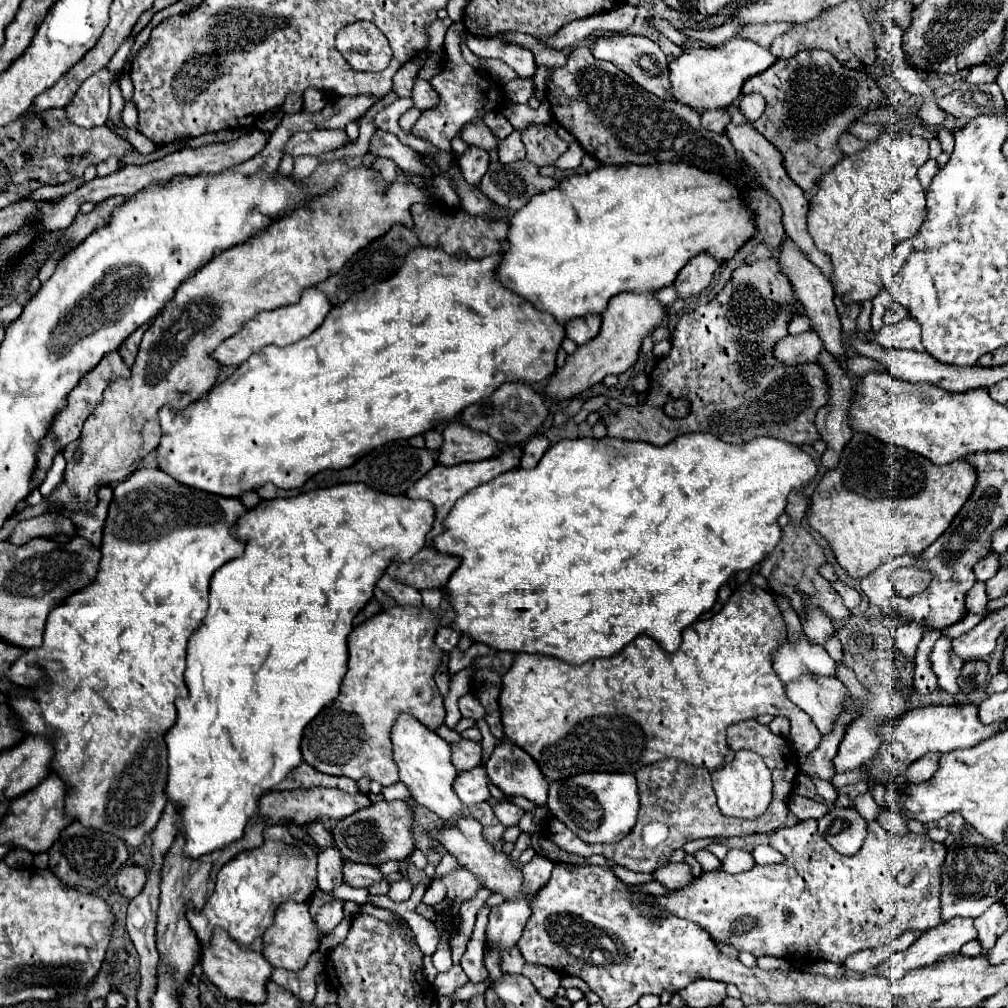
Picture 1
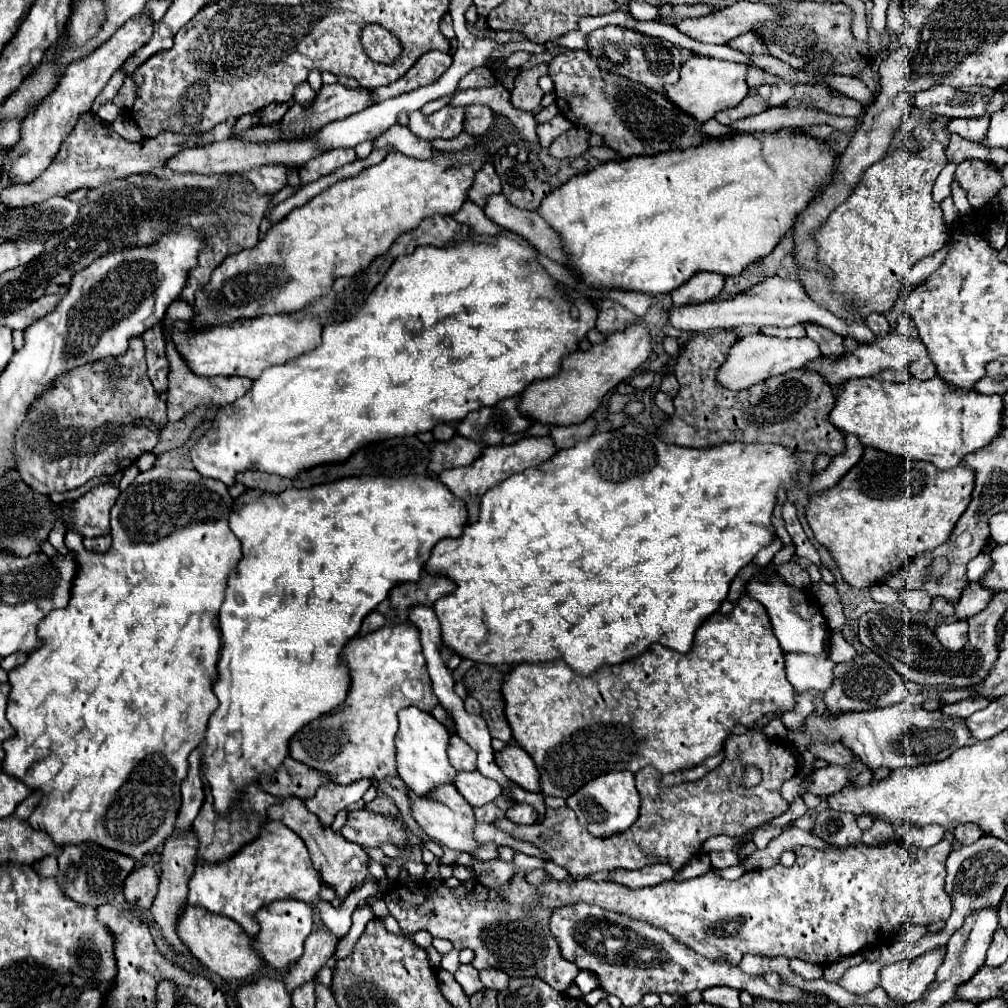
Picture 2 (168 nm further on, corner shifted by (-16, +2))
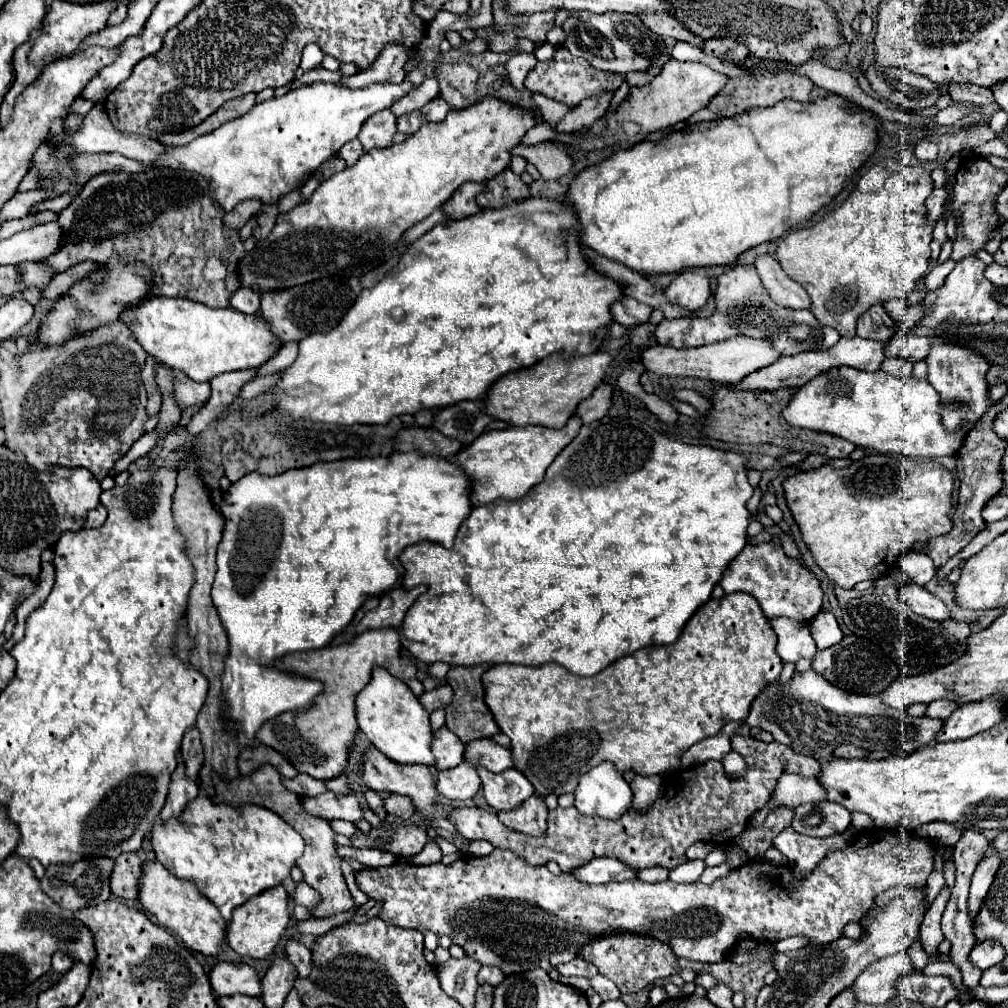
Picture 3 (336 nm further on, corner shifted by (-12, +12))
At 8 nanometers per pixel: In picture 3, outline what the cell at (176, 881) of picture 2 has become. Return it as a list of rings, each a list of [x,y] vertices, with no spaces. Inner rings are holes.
[[[178,752],[178,768],[172,772],[172,780],[170,780],[170,792],[168,792],[168,800],[160,812],[162,822],[180,816],[182,810],[186,808],[188,802],[192,802],[198,796],[198,782],[196,780],[188,780],[186,768],[184,768],[184,760]]]

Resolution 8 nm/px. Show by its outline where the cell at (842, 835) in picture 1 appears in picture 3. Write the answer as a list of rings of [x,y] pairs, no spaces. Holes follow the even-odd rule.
[[[828,800],[802,804],[794,810],[790,826],[806,836],[834,836],[850,826],[850,812],[842,804]]]

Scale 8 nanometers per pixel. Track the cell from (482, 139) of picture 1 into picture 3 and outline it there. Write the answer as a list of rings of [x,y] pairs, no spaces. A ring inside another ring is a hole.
[[[440,64],[440,68],[434,68],[436,80],[440,84],[442,98],[452,108],[466,108],[474,104],[476,98],[476,80],[478,72],[468,64]]]

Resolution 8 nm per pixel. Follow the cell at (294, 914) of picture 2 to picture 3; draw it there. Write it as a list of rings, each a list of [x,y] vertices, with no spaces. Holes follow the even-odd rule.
[[[284,886],[268,888],[260,896],[254,896],[236,912],[232,912],[232,920],[226,924],[226,942],[228,946],[240,954],[240,956],[250,956],[250,958],[266,958],[272,954],[274,946],[280,942],[282,932],[290,924],[290,898],[284,890]]]

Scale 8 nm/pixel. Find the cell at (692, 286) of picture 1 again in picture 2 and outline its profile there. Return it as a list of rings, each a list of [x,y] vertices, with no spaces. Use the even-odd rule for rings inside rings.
[[[712,272],[694,274],[684,286],[672,290],[672,308],[684,304],[702,304],[716,298],[724,288],[724,276]]]

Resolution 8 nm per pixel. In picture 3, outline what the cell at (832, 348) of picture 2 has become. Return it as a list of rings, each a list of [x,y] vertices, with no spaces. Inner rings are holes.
[[[770,254],[758,256],[756,270],[764,288],[768,290],[768,294],[776,304],[782,304],[784,308],[810,308],[812,302],[806,296],[806,290],[784,274],[776,258],[772,258]]]

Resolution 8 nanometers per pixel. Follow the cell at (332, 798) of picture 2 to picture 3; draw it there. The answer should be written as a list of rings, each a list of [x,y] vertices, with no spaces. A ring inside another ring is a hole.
[[[298,774],[294,778],[282,778],[282,784],[288,790],[292,790],[296,794],[306,794],[306,796],[316,796],[316,794],[326,792],[324,780],[316,780],[316,778],[306,776],[306,774]]]

